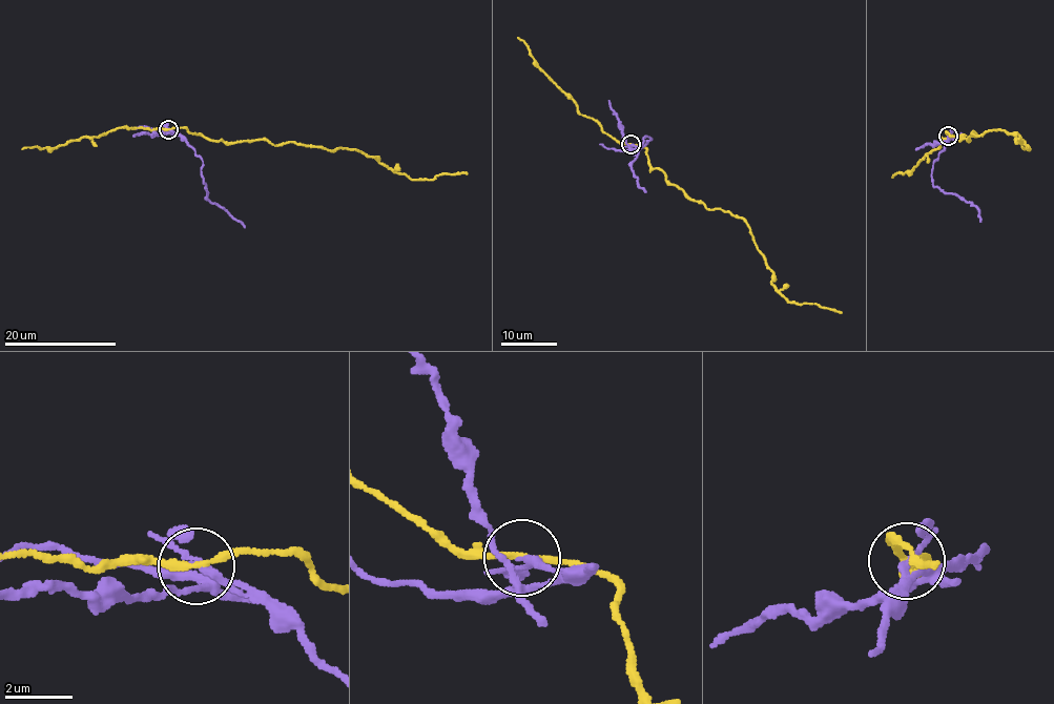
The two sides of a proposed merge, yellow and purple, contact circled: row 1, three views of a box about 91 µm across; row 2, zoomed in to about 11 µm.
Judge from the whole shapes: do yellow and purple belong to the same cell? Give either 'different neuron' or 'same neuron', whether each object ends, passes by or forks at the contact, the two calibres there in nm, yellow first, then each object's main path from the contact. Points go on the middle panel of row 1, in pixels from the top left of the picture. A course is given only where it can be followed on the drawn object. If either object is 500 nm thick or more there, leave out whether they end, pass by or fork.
different neuron | yellow passes by | purple passes by | 160/160 nm | yellow via (631, 145), (644, 147), (652, 168), (691, 199), (743, 220), (772, 284), (789, 303), (841, 313) | purple via (631, 145), (645, 144), (652, 138), (644, 137), (632, 168), (645, 192)

